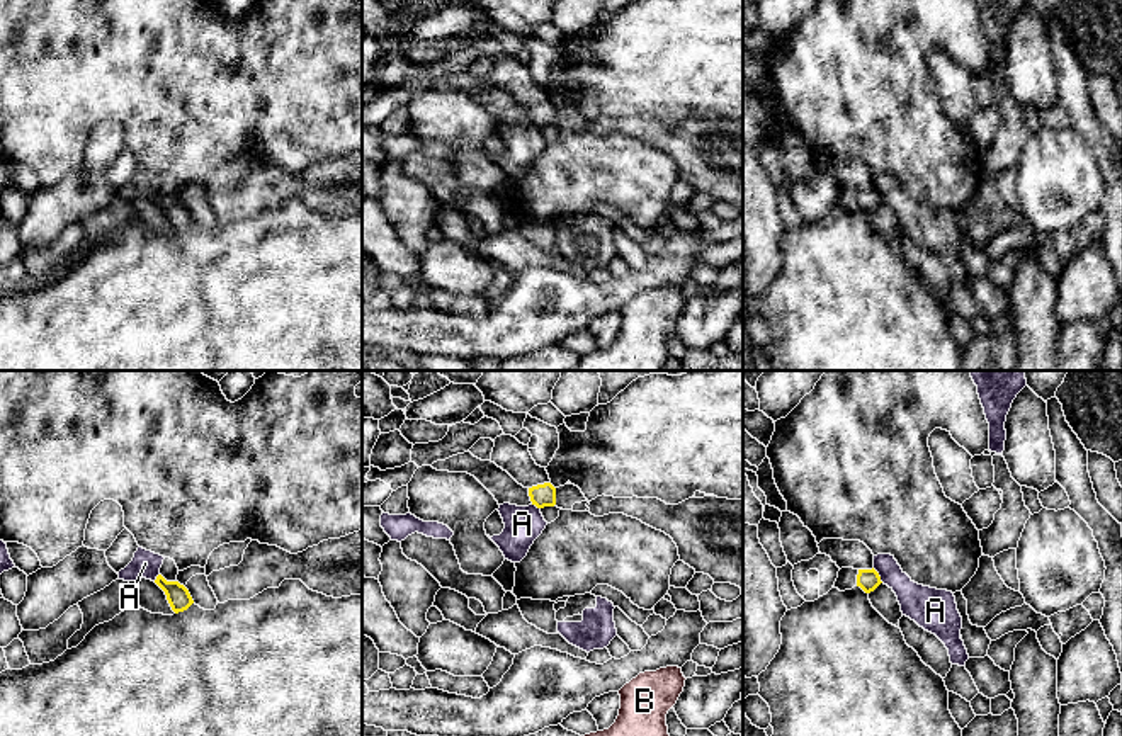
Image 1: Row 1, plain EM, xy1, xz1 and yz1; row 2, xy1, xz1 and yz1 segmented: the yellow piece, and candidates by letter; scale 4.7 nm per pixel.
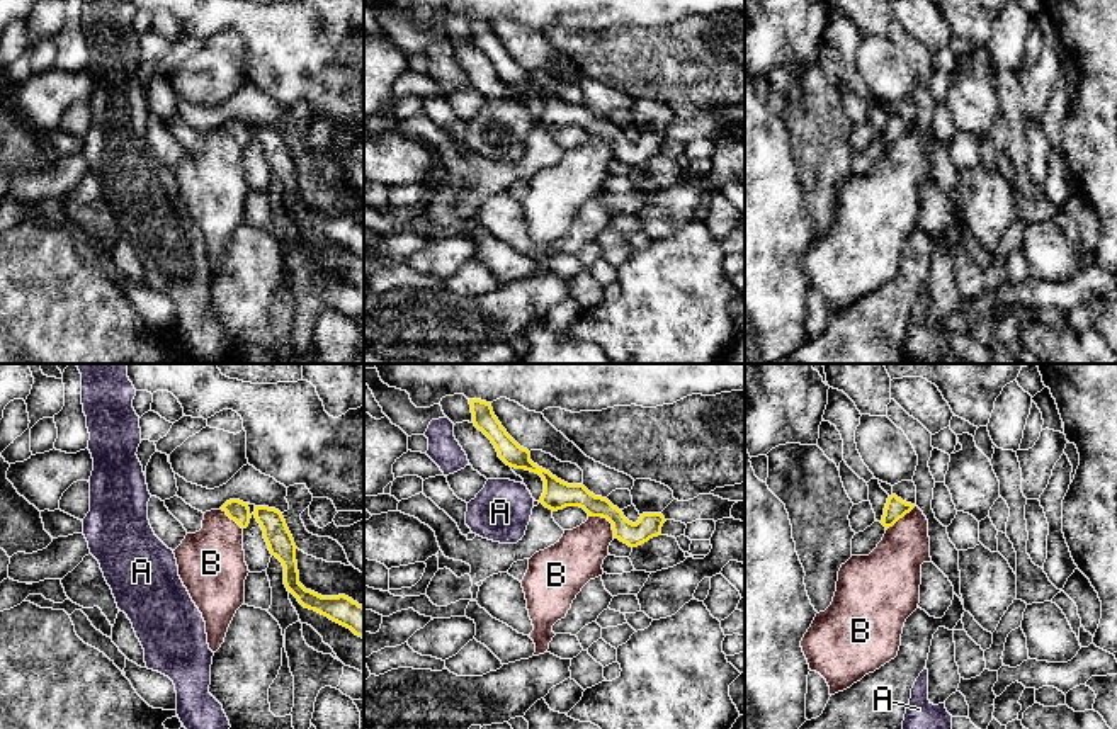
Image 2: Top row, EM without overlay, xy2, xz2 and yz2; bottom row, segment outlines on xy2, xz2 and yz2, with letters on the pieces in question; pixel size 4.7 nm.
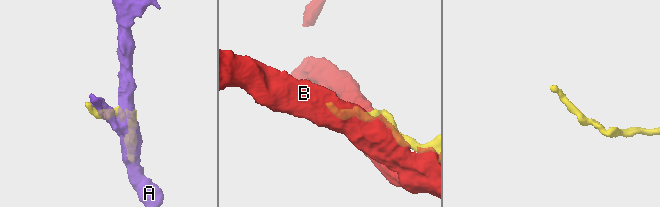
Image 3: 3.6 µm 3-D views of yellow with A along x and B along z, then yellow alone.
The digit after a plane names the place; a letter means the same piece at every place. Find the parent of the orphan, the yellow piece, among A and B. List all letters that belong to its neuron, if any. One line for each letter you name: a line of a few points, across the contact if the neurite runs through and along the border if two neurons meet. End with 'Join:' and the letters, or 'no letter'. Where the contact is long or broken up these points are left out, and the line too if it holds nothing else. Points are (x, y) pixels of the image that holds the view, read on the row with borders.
Join: no letter

